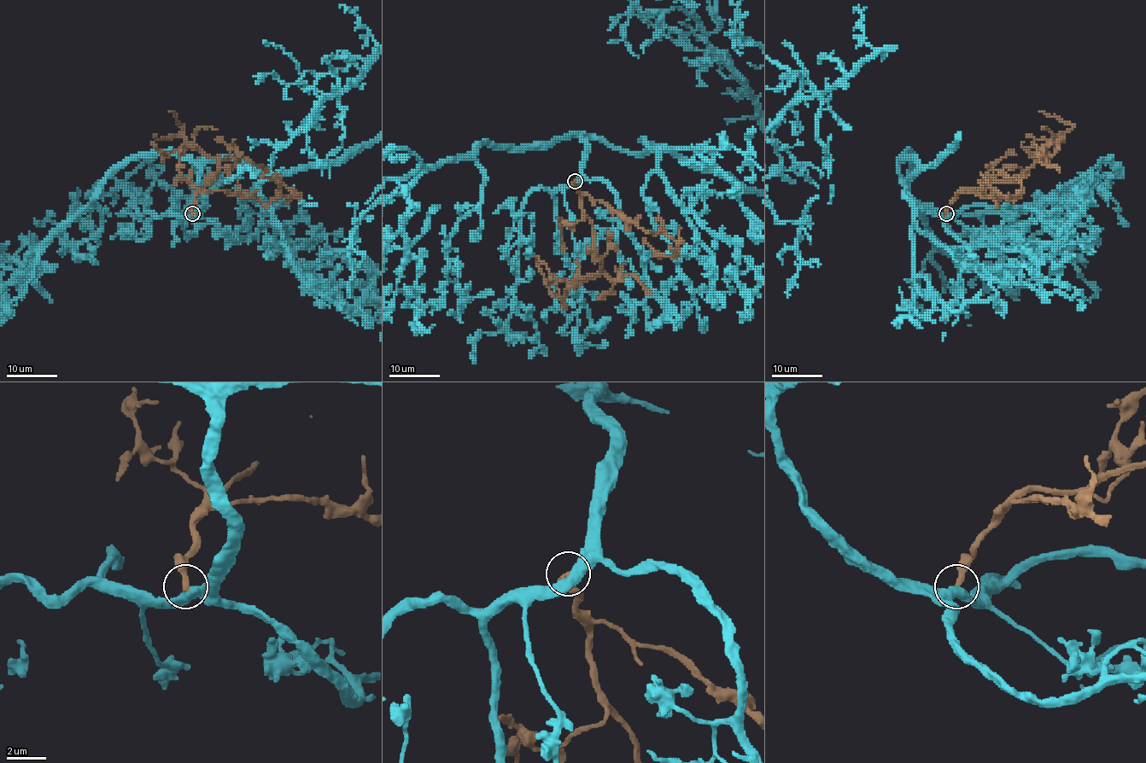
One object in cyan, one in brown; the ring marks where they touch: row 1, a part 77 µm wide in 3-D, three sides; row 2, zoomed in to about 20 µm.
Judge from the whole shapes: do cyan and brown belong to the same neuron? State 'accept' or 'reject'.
reject

